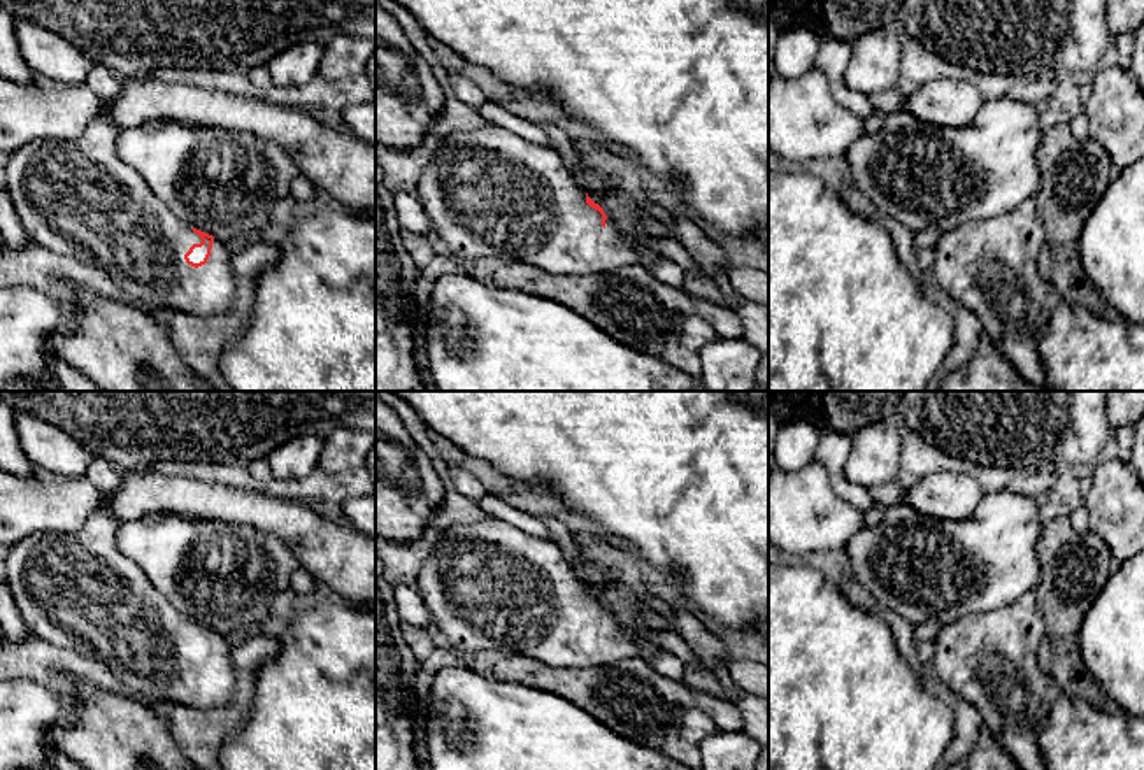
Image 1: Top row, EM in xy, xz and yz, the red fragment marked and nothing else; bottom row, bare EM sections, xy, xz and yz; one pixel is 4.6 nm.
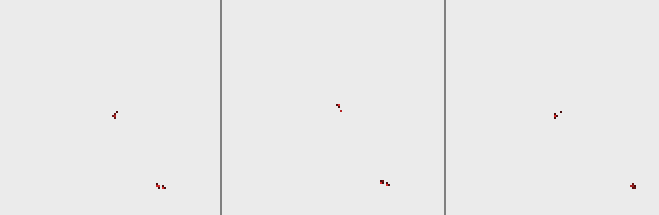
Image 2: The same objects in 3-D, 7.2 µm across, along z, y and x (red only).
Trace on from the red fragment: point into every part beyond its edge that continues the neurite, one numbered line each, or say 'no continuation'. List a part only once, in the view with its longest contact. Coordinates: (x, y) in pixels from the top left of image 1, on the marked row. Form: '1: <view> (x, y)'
1: xy (78, 199)

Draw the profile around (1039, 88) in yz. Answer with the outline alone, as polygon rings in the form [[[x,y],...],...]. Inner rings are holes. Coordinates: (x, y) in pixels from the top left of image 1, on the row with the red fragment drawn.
[[[1042,75],[1026,81],[1014,81],[1005,96],[1033,103],[1035,100],[1047,100],[1053,93],[1055,93],[1055,81],[1049,75]]]

